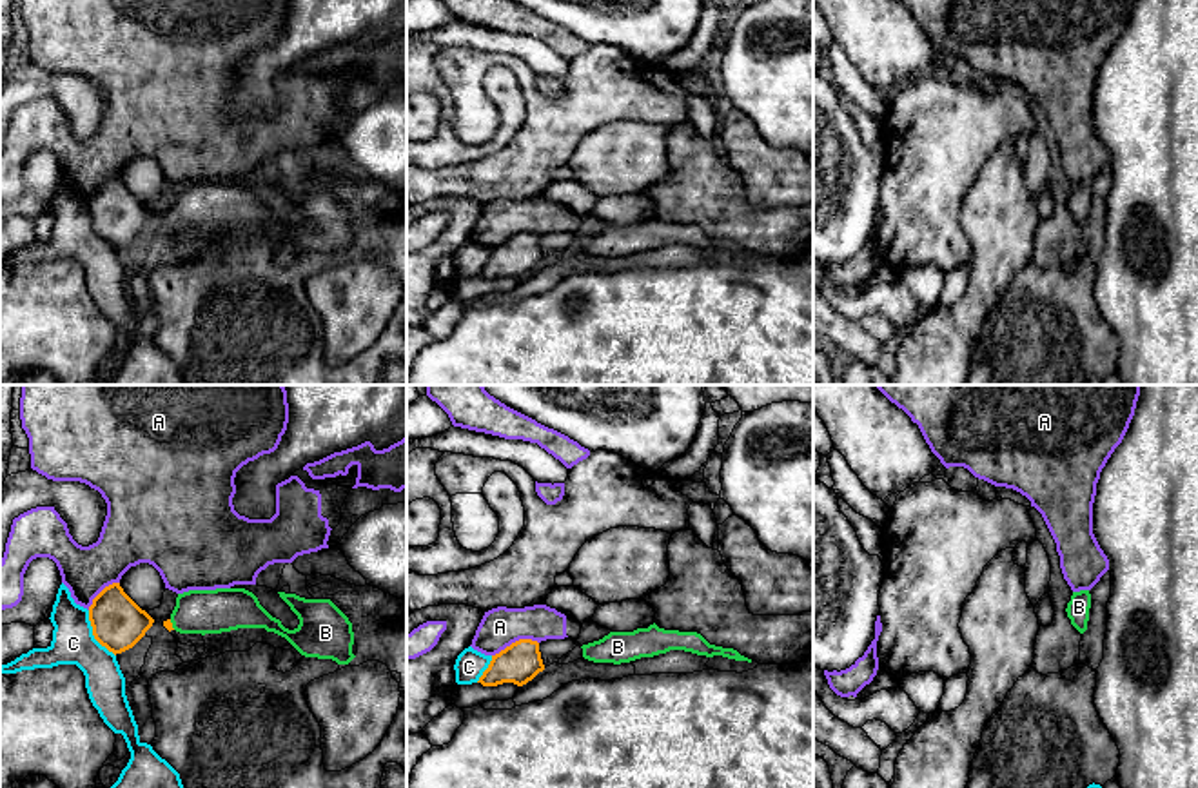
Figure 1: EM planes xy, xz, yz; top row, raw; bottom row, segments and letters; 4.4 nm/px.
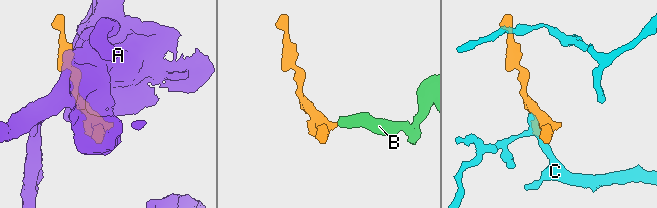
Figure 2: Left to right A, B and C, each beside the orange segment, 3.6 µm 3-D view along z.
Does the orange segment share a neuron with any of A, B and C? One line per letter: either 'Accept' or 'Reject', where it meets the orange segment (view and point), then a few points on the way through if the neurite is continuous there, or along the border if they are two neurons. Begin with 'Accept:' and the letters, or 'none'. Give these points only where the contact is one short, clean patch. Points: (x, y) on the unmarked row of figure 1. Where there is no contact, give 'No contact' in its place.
Accept: B
A: Reject. Touches orange at xz (516, 235)
B: Accept. Touches orange at xy (171, 218). Path across: xy (167, 216), (171, 218), (195, 206), (218, 204)
C: Reject. Touches orange at xy (93, 227). Boundary: xy (88, 204), (91, 227), (115, 249)

